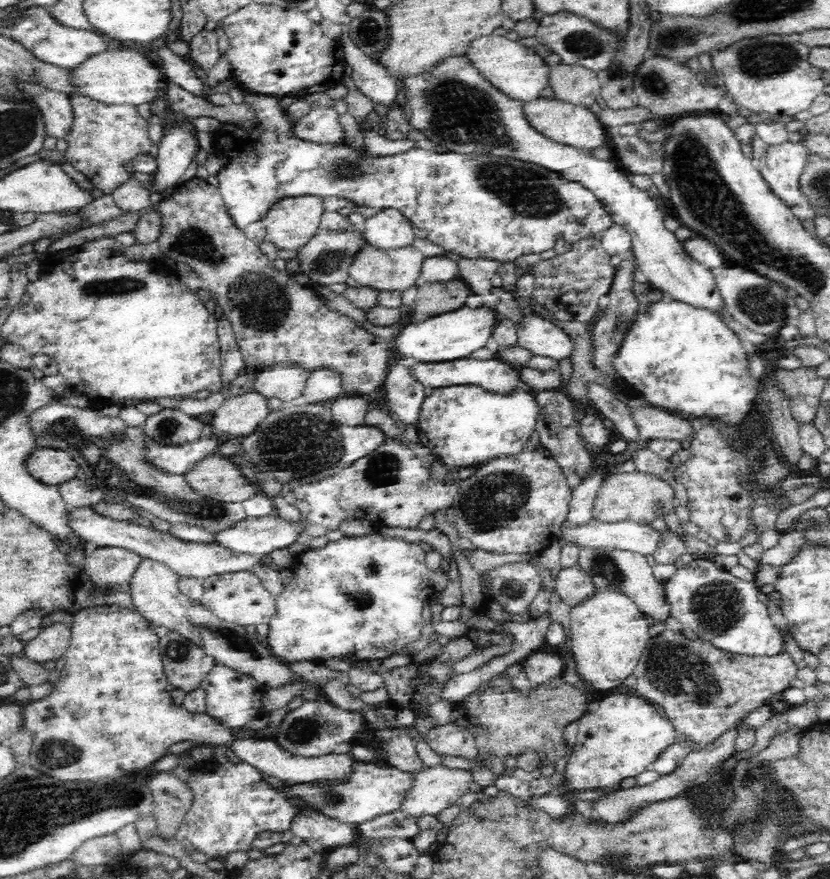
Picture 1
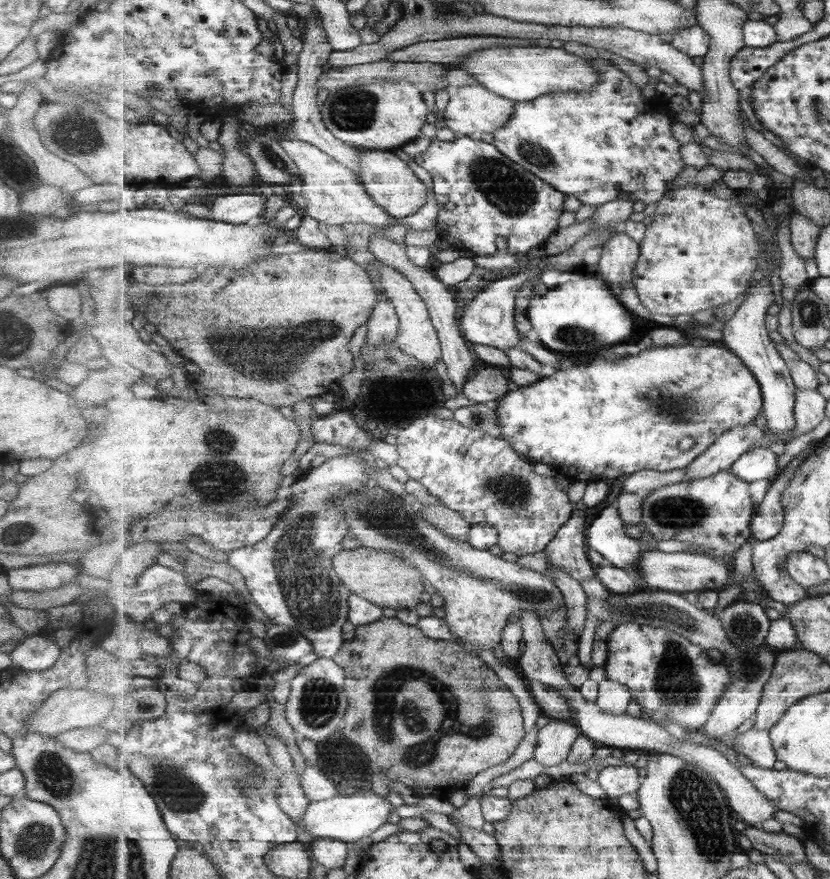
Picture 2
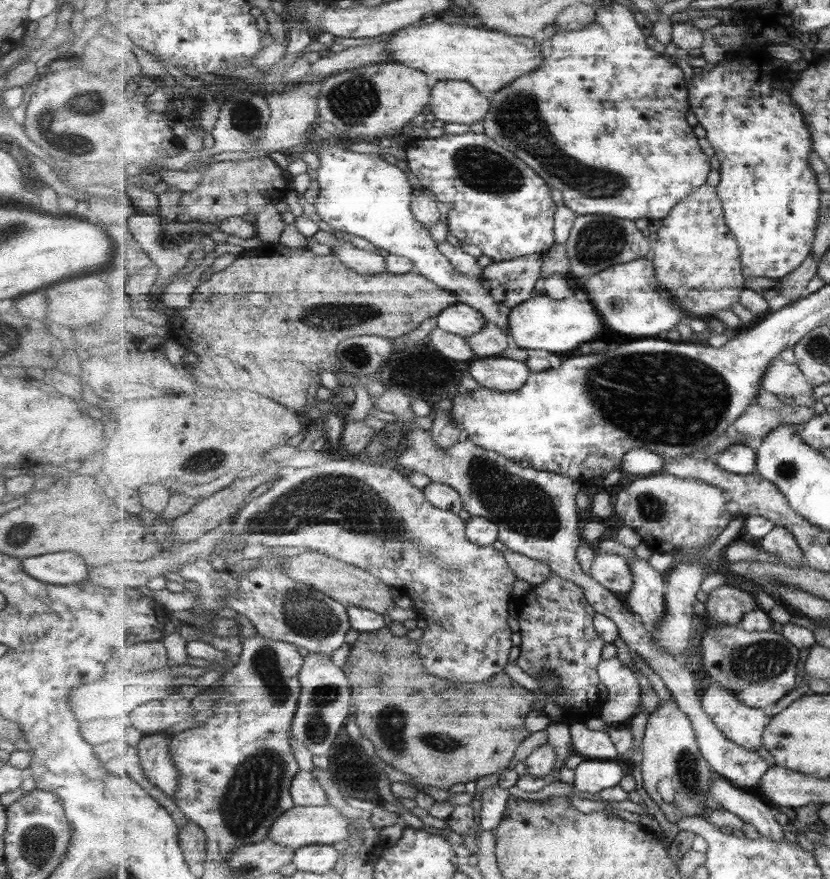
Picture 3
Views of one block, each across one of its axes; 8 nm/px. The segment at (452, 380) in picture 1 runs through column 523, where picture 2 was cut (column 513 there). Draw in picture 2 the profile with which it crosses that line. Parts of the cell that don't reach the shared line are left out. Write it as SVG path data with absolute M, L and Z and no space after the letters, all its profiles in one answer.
M479 363L468 376L464 395L469 401L481 404L489 401L500 401L510 391L520 387L509 378L506 368Z

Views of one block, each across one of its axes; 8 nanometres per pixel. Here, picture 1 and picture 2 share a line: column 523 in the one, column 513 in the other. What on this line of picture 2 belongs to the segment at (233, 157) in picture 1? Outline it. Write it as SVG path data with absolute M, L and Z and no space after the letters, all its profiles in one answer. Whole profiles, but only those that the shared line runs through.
M465 135L452 141L431 140L430 146L423 153L412 158L432 177L433 191L440 210L437 226L441 238L445 238L451 248L466 249L475 255L493 256L499 252L499 241L506 242L510 254L527 254L533 248L545 246L547 238L559 227L561 216L565 213L565 194L545 182L539 175L533 174L527 167L517 164L494 145L480 138Z

